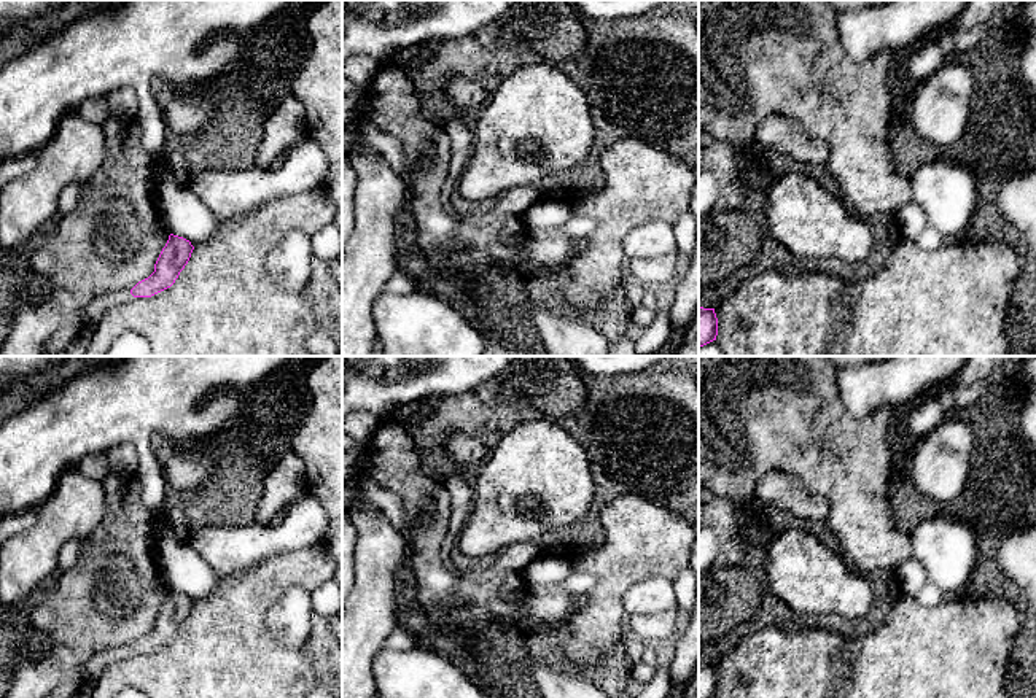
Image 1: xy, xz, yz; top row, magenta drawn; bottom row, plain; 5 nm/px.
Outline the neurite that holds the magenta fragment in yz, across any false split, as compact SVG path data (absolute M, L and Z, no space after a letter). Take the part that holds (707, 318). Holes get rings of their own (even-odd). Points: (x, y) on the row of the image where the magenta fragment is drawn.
M699 307L699 348L716 340L718 318L715 308Z

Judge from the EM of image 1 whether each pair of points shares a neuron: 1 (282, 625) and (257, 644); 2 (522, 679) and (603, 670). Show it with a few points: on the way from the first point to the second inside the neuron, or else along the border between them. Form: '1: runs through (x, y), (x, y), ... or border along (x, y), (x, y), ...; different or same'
1: border along (279, 597), (266, 628), (282, 646), (304, 647); different
2: runs through (538, 660), (556, 660), (581, 673); same

